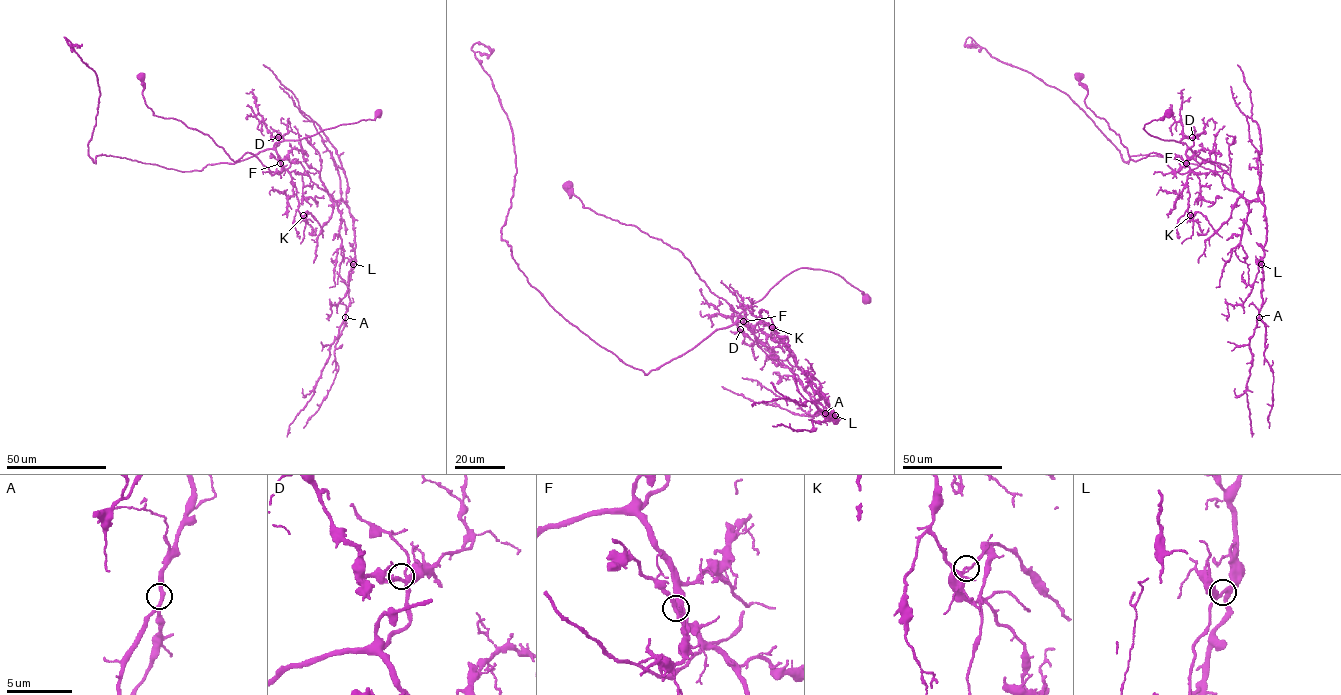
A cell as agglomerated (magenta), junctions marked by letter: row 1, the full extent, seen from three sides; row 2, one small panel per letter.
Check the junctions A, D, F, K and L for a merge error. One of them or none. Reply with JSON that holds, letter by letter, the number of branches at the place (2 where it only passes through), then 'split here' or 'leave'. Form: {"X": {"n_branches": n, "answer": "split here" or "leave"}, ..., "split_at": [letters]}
{"A": {"n_branches": 3, "answer": "leave"}, "D": {"n_branches": 4, "answer": "leave"}, "F": {"n_branches": 4, "answer": "leave"}, "K": {"n_branches": 4, "answer": "split here"}, "L": {"n_branches": 3, "answer": "leave"}, "split_at": ["K"]}

